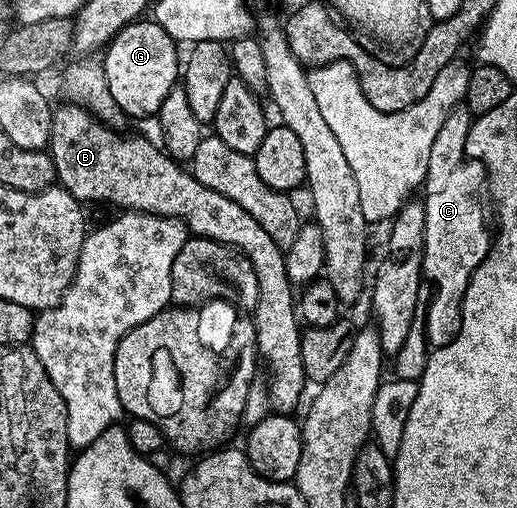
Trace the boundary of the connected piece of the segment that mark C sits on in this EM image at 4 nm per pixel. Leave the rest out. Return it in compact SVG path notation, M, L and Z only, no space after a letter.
M459 106L442 122L430 148L430 161L422 187L426 212L423 277L436 290L433 288L425 309L425 333L429 345L434 348L452 342L461 331L465 290L478 264L489 254L491 246L492 234L484 222L482 202L487 174L484 165L476 159L469 159L465 152L466 137L473 121L474 116L468 108Z

